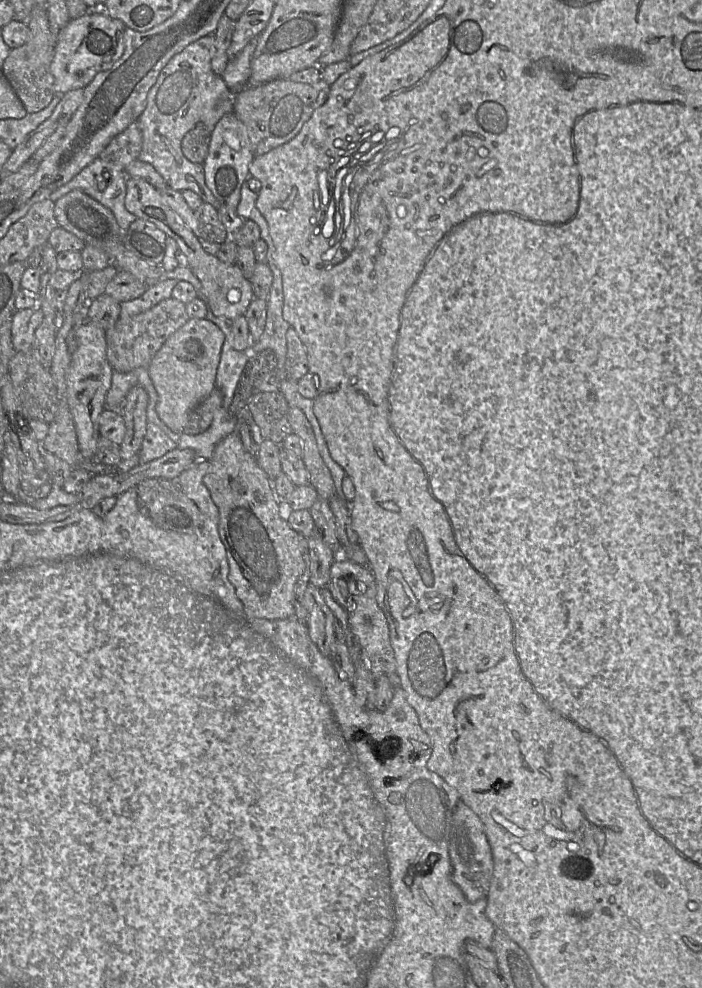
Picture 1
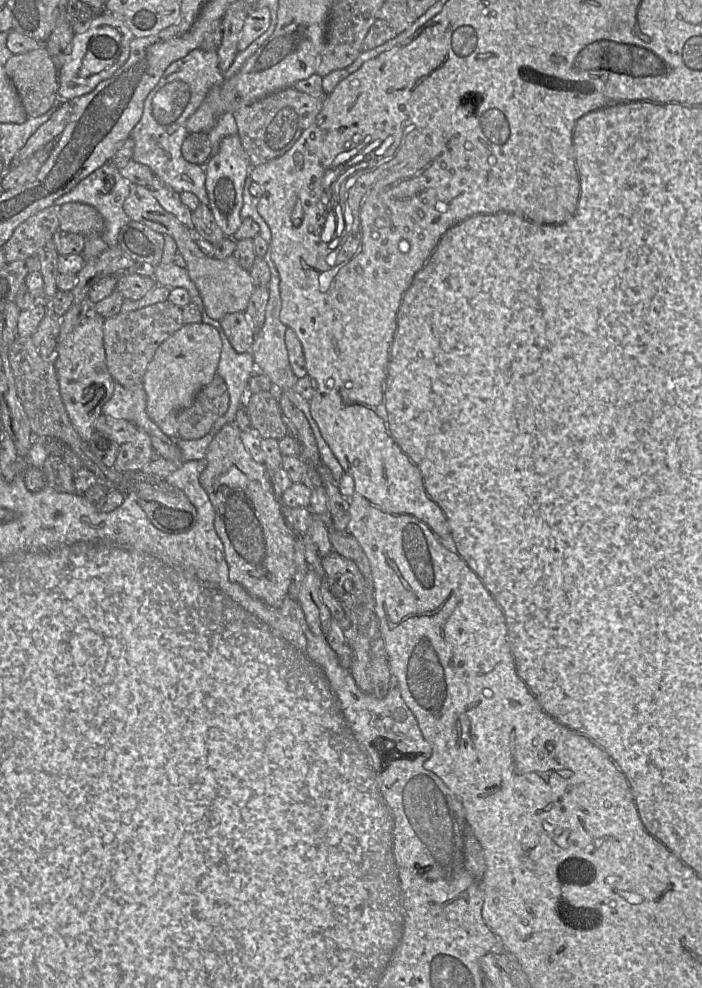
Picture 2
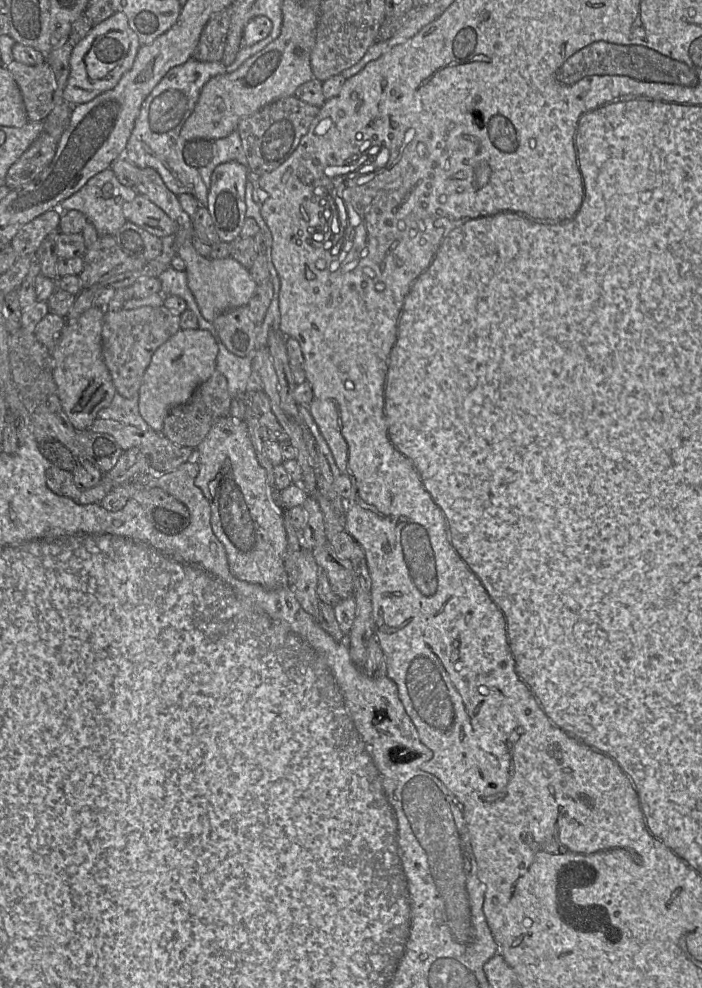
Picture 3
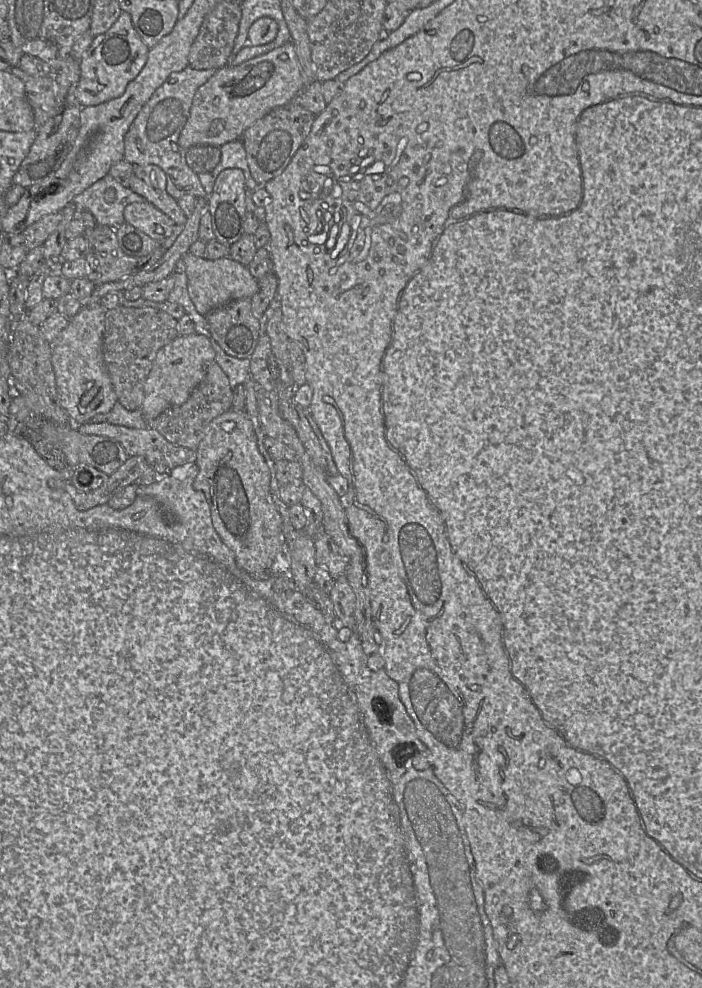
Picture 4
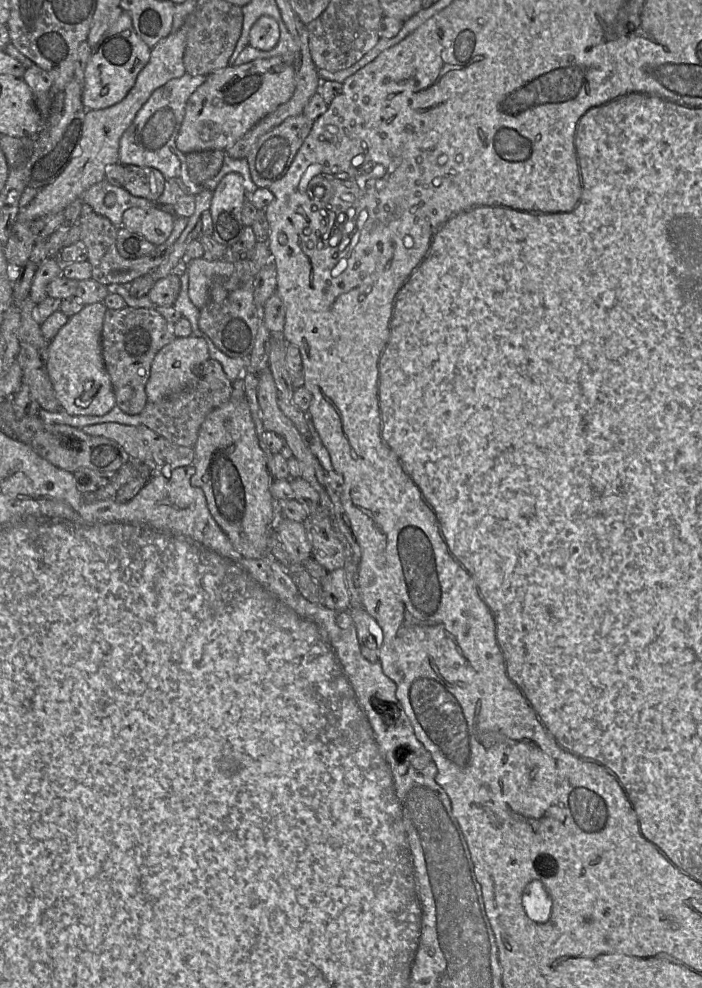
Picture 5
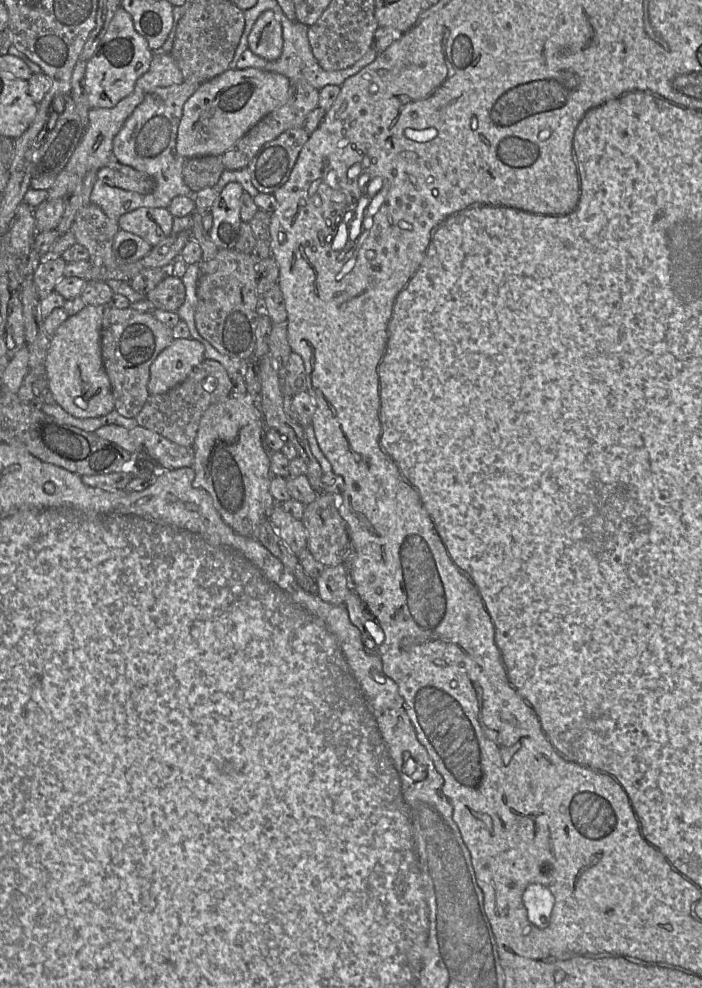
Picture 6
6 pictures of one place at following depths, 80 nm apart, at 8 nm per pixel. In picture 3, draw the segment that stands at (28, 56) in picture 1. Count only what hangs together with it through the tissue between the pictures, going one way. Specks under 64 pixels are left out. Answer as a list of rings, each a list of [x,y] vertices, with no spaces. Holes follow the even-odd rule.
[[[13,60],[8,71],[16,81],[29,121],[45,120],[53,109],[55,76],[48,62],[29,66]]]

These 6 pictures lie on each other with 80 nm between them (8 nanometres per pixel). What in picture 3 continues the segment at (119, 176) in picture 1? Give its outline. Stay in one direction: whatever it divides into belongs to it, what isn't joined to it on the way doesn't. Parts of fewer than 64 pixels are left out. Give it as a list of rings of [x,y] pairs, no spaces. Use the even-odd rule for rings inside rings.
[[[111,168],[96,174],[76,193],[63,200],[58,209],[61,214],[69,210],[77,210],[84,214],[88,222],[92,223],[100,236],[112,235],[127,222],[123,214],[123,204],[132,201],[138,193],[132,187],[122,185]]]

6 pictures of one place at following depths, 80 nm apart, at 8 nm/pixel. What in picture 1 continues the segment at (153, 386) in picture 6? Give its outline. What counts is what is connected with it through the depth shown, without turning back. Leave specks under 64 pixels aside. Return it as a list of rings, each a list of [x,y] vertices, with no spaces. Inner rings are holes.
[[[190,318],[151,360],[148,374],[158,395],[156,412],[172,432],[183,433],[191,413],[215,388],[223,342],[224,334],[213,322],[206,318]]]

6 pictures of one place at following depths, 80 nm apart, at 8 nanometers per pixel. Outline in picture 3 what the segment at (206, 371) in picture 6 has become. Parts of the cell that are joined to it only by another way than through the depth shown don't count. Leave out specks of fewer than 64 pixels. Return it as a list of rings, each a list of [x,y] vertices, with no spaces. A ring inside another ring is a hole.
[[[215,370],[207,381],[196,388],[185,404],[173,407],[169,411],[164,419],[161,433],[178,446],[196,448],[220,418],[230,415],[231,402],[227,379]]]

